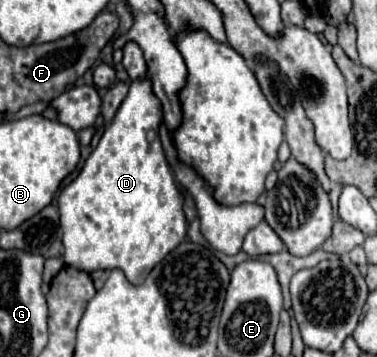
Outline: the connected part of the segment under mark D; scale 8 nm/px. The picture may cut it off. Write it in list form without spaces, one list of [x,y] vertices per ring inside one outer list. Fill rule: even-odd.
[[[129,40],[123,46],[123,66],[131,76],[129,94],[119,106],[113,122],[101,136],[97,148],[85,160],[79,176],[63,188],[59,194],[59,214],[63,230],[63,262],[71,268],[83,270],[87,274],[95,270],[123,270],[125,278],[139,286],[145,282],[147,274],[159,264],[187,234],[187,220],[183,214],[183,198],[175,186],[171,168],[165,160],[157,126],[161,118],[161,102],[153,96],[151,84],[145,78],[145,60],[137,42]]]

